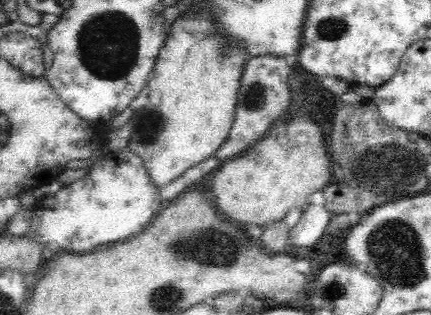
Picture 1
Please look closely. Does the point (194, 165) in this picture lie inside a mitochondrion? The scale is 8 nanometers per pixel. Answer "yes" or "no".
no

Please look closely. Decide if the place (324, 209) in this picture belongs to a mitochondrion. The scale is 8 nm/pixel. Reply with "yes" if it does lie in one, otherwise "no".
no

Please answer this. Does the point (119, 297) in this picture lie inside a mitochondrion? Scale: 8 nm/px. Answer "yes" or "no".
no

